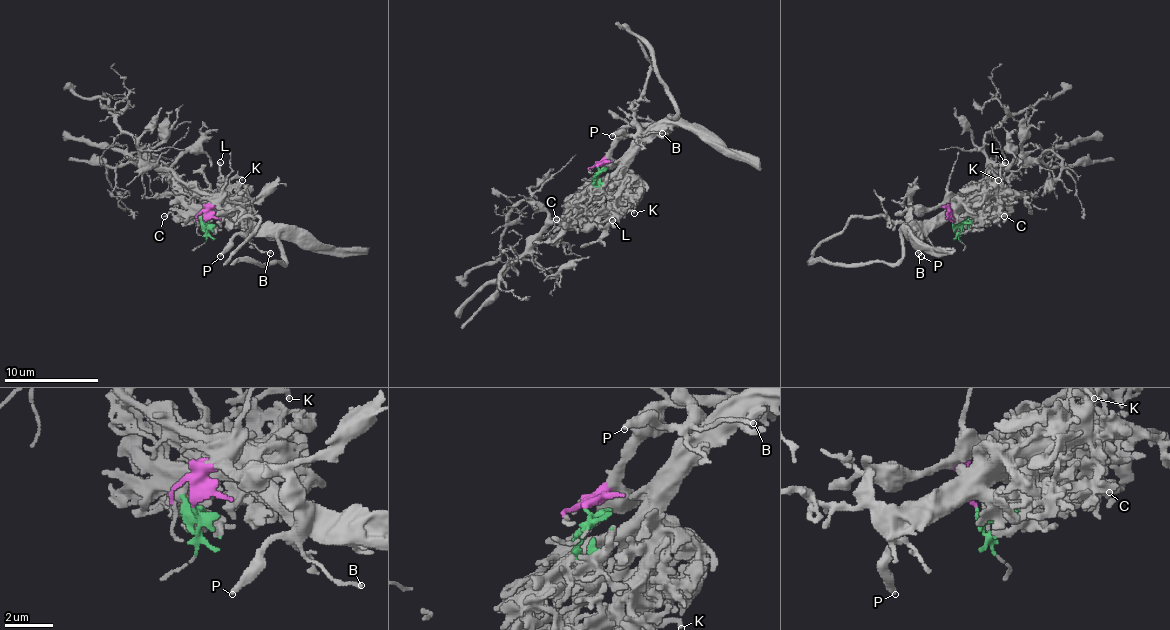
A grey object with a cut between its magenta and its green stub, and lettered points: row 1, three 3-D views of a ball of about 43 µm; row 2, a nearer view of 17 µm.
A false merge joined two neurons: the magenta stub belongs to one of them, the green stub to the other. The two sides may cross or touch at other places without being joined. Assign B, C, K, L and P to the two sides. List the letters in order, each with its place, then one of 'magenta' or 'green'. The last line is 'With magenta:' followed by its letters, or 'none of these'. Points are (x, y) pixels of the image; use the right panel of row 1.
B: at (918, 253); magenta
C: at (1004, 216); green
K: at (998, 180); green
L: at (1005, 162); green
P: at (921, 256); magenta
With magenta: B, P

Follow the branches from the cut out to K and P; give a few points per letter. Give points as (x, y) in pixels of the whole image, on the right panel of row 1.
K: (952, 223), (959, 225), (994, 190), (996, 178), (999, 180)
P: (952, 223), (952, 216), (942, 206), (912, 209), (921, 255)

